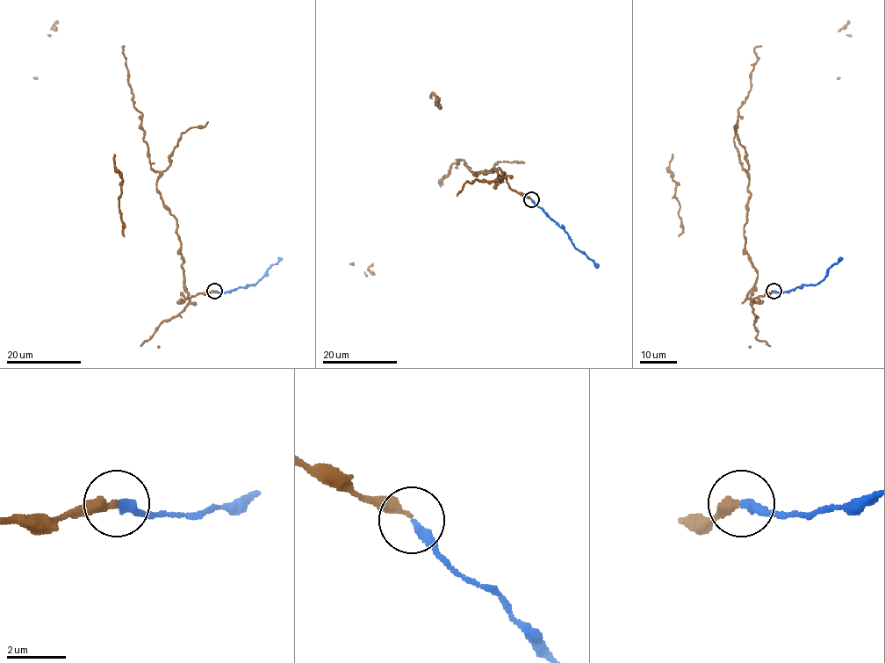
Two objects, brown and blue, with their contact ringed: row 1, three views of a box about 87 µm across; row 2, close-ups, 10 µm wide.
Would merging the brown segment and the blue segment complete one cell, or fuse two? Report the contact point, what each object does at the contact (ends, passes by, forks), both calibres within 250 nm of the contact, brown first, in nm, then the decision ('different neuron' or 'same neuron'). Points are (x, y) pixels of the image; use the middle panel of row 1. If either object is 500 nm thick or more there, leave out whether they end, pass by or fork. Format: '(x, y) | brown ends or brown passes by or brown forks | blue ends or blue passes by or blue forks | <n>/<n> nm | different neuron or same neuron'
(531, 199) | brown ends | blue ends | 320/280 nm | same neuron

